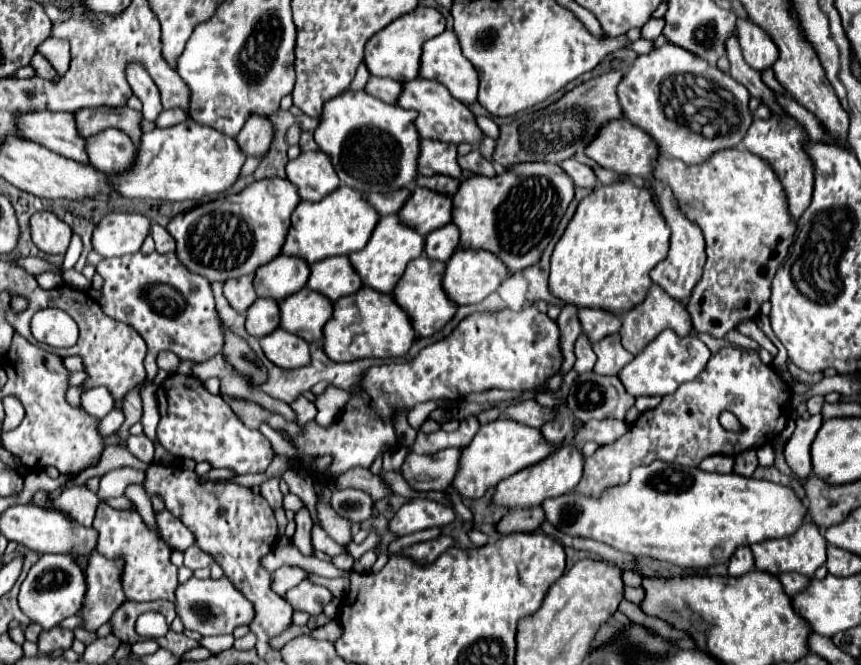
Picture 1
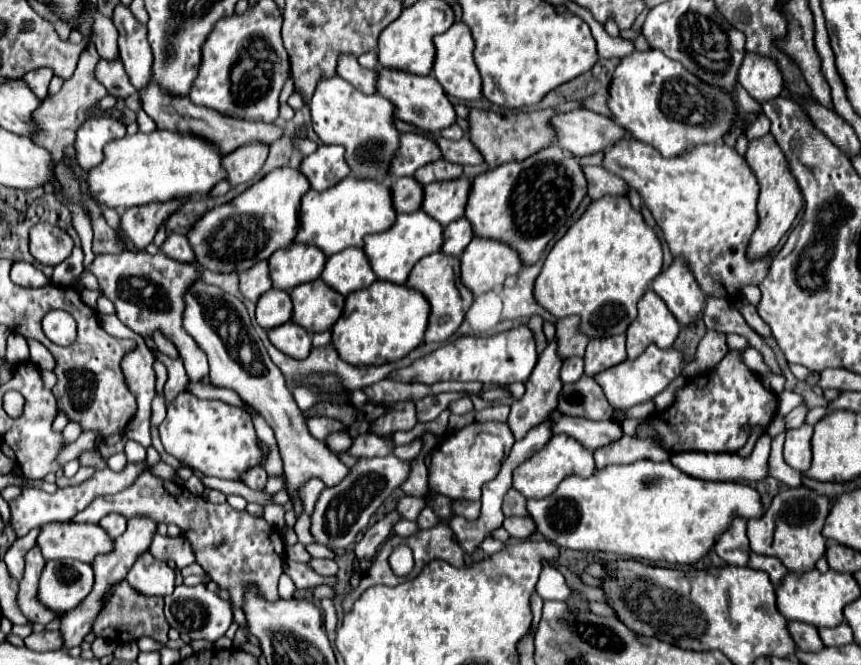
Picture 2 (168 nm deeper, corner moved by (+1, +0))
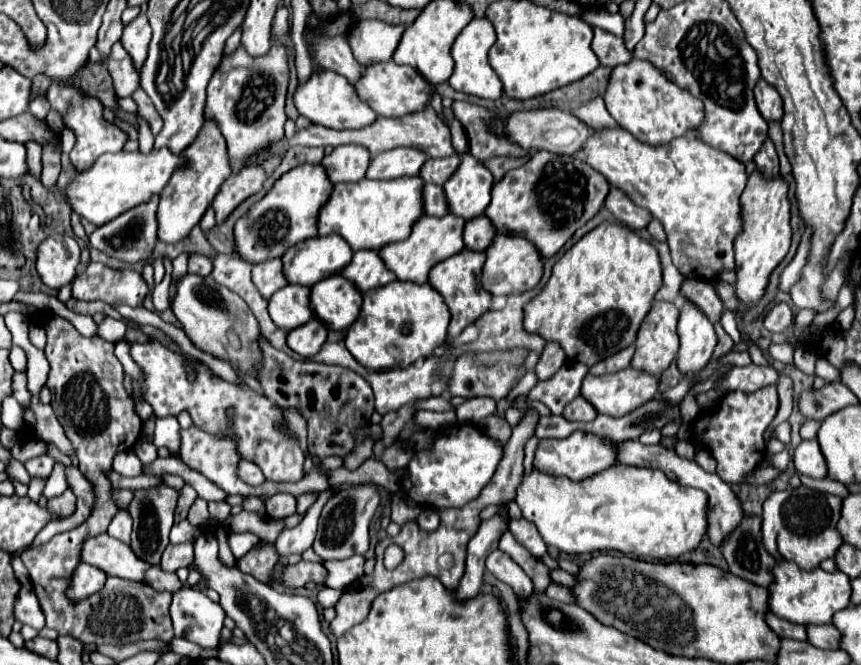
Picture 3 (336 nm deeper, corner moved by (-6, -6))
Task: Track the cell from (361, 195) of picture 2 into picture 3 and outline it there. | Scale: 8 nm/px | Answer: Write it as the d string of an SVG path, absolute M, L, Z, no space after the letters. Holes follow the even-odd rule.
M399 177L389 181L361 179L355 183L335 185L331 199L319 211L319 235L339 233L353 251L375 249L409 237L413 223L425 213L421 201L421 177Z

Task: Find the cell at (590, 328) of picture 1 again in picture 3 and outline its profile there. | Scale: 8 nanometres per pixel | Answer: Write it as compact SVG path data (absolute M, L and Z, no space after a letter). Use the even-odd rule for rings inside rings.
M547 343L535 365L535 375L539 379L549 379L549 377L553 377L553 373L557 373L557 369L561 365L565 365L565 361L567 359L565 359L565 353L561 351L561 345Z

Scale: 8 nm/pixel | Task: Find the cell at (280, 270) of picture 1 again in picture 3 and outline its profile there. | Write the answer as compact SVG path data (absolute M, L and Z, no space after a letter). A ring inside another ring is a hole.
M313 237L289 249L283 255L283 267L289 283L313 287L315 279L337 275L345 265L349 265L351 255L353 251L343 237Z

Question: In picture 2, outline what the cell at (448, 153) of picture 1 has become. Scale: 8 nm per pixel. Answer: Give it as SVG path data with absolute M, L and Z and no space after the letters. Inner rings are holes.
M402 133L400 149L390 167L390 175L412 177L418 167L424 167L426 163L434 163L438 159L442 159L442 151L436 139L420 133Z

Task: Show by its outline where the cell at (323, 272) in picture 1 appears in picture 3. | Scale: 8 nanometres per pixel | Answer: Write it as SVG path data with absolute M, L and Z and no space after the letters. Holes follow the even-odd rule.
M355 251L351 263L341 271L345 279L355 283L361 291L383 287L395 281L395 273L385 267L377 251Z

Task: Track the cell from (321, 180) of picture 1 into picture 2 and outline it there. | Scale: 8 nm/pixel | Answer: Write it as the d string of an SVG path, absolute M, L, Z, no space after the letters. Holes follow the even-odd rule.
M320 145L300 163L300 173L310 181L310 189L326 191L348 177L350 167L344 161L344 147Z

